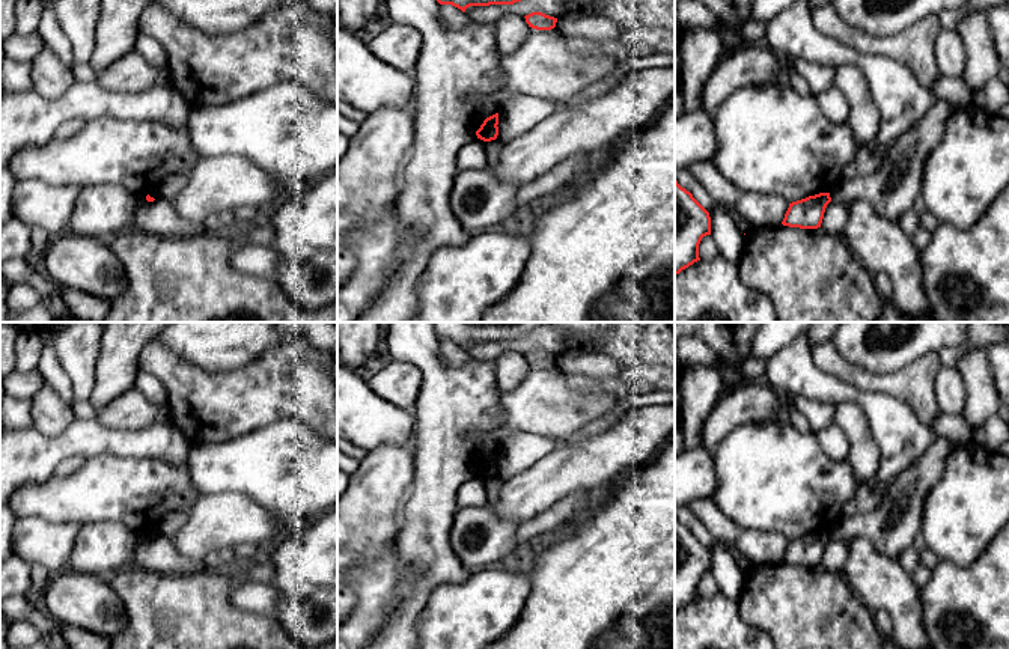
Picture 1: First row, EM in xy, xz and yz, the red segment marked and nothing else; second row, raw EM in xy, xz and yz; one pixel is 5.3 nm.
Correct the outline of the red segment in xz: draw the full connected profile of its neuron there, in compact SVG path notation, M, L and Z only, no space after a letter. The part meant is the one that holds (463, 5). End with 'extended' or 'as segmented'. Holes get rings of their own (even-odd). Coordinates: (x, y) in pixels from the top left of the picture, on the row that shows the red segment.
M437 0L440 5L452 5L462 12L470 6L514 5L521 0Z; as segmented

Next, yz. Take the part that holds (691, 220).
M675 178L675 276L699 257L699 244L711 235L709 212Z; as segmented

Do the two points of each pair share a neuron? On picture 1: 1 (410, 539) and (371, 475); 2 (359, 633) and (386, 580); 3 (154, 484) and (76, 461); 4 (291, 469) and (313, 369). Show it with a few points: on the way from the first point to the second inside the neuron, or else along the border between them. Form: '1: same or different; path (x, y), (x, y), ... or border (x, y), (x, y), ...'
1: different; border (399, 526), (395, 541)
2: same; path (365, 619), (375, 603), (375, 594)
3: different; border (86, 458), (71, 473), (50, 479)
4: different; border (267, 423), (298, 419), (321, 435)

